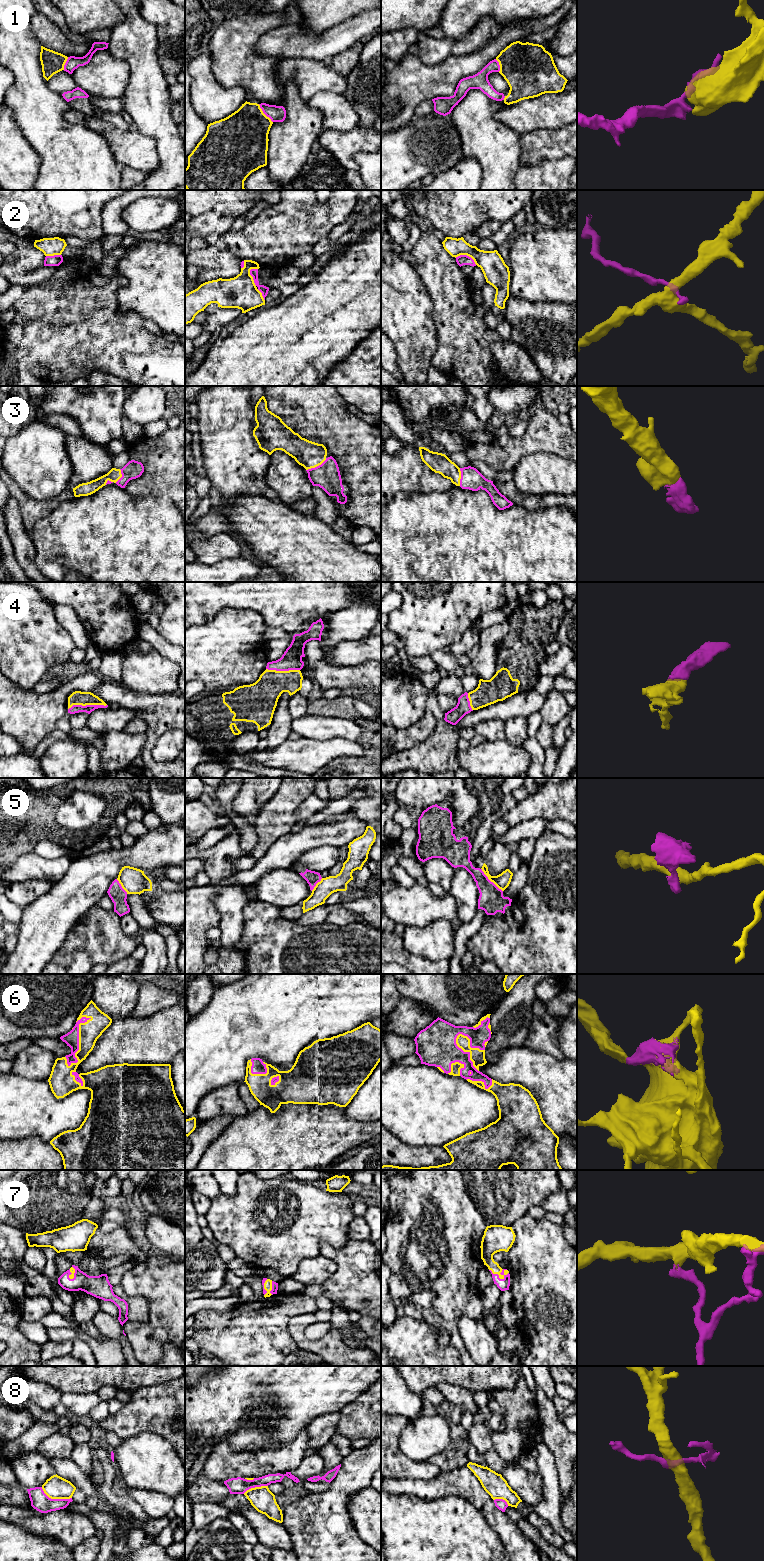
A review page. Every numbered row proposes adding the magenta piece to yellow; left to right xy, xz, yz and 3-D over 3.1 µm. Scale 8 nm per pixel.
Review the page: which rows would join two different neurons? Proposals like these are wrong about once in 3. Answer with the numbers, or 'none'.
2, 5, 8

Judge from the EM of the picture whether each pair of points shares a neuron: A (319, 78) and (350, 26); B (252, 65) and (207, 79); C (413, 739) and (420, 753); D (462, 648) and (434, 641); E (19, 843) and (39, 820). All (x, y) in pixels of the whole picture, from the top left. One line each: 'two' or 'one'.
A: two
B: two
C: two
D: two
E: one

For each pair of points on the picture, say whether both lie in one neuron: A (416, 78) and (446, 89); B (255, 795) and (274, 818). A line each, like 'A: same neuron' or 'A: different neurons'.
A: same neuron
B: different neurons

